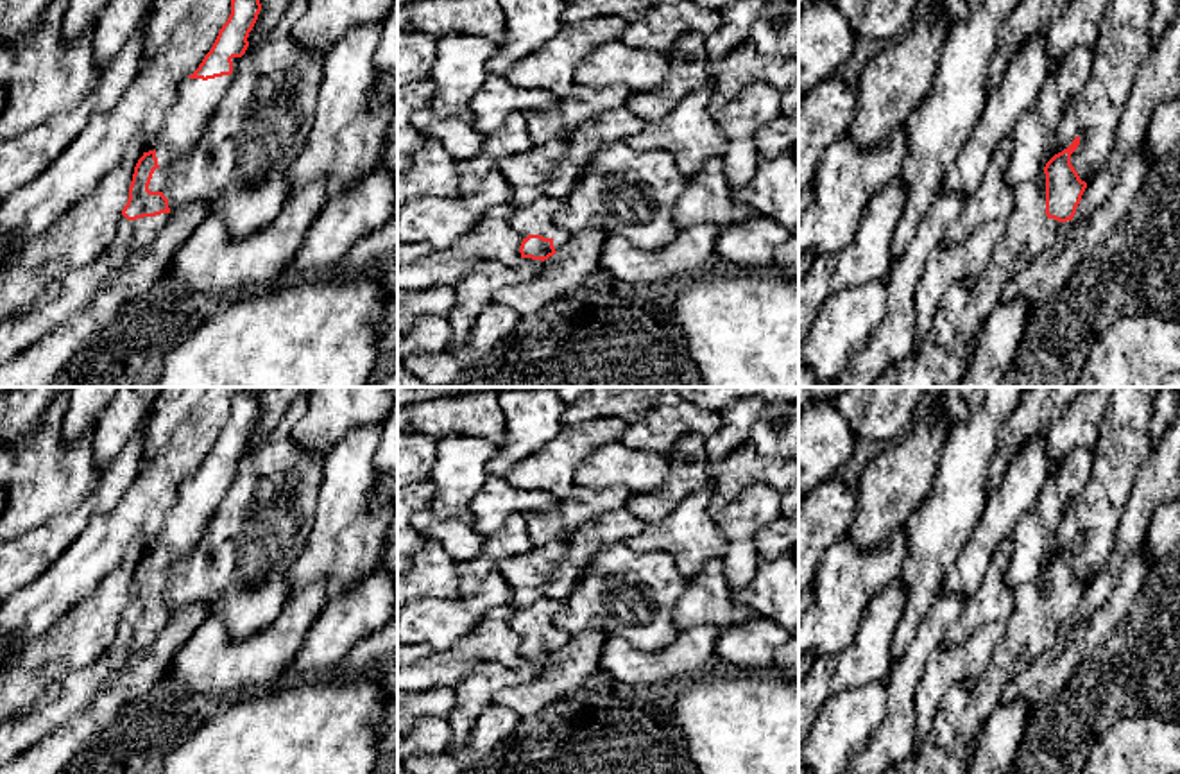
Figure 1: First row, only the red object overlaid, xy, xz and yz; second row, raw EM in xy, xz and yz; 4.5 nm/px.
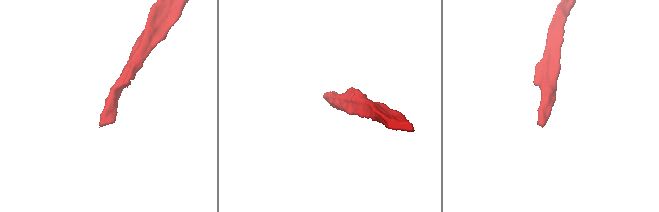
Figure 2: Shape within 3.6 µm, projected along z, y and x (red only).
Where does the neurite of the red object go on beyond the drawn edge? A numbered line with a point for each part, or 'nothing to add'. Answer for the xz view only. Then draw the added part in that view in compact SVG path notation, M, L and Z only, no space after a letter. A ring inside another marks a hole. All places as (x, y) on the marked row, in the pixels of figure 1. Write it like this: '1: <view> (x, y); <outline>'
1: xz (539, 217); M544 195L517 208L512 217L512 228L517 231L521 242L528 235L541 235L544 238L552 238L555 251L560 251L571 236L557 222L557 215L560 211L560 201Z

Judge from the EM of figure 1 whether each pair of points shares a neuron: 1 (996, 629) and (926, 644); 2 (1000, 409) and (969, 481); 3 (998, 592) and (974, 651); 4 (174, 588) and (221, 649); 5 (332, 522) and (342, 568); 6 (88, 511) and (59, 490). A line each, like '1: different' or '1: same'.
1: different
2: same
3: different
4: different
5: same
6: different

